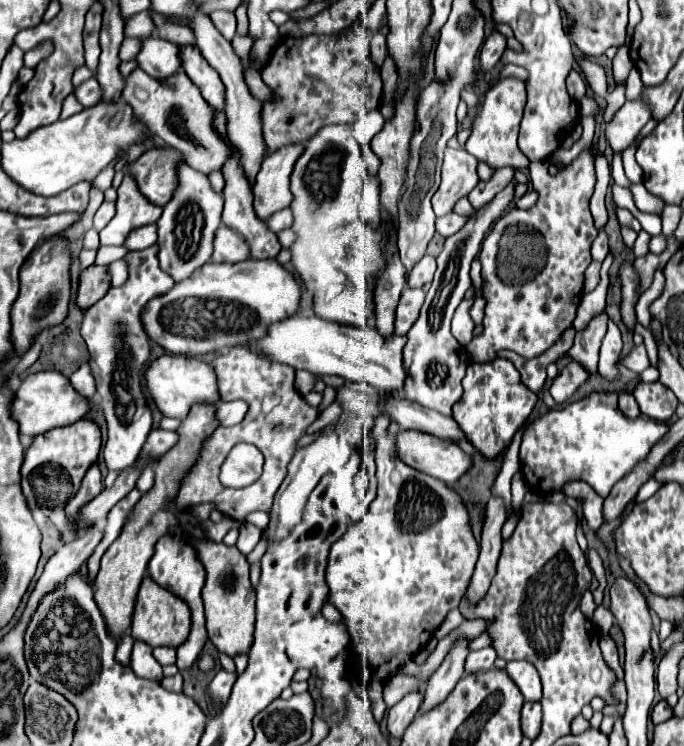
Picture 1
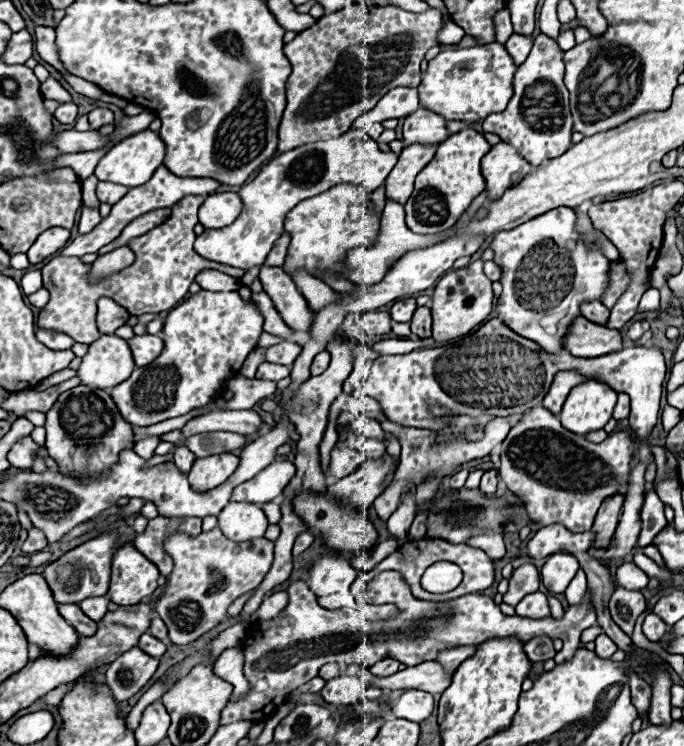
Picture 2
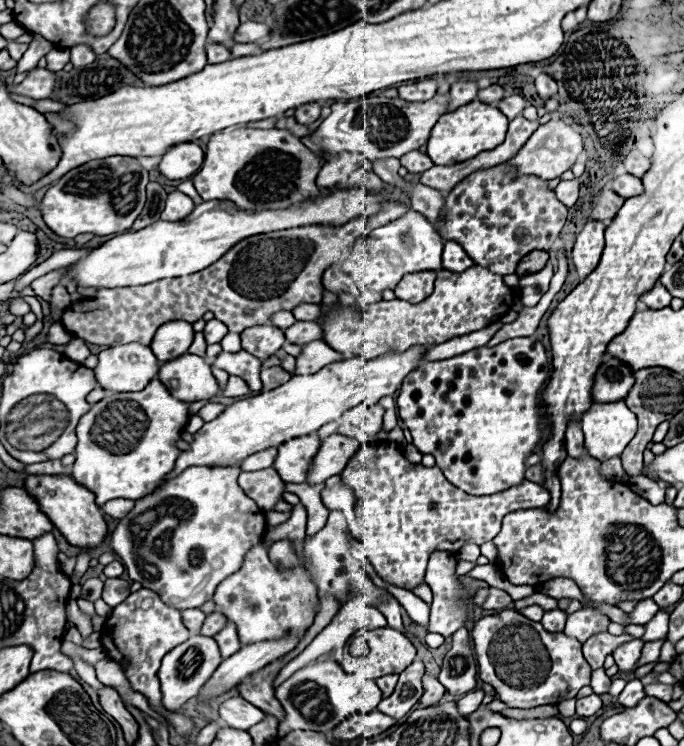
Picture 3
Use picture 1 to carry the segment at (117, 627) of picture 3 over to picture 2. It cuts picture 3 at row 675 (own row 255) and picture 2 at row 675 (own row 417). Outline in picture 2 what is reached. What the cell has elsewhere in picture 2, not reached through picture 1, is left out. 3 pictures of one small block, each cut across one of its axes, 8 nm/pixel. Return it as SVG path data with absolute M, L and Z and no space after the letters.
M138 646L120 654L106 670L106 684L114 700L128 700L134 696L156 672L158 660L142 652Z

